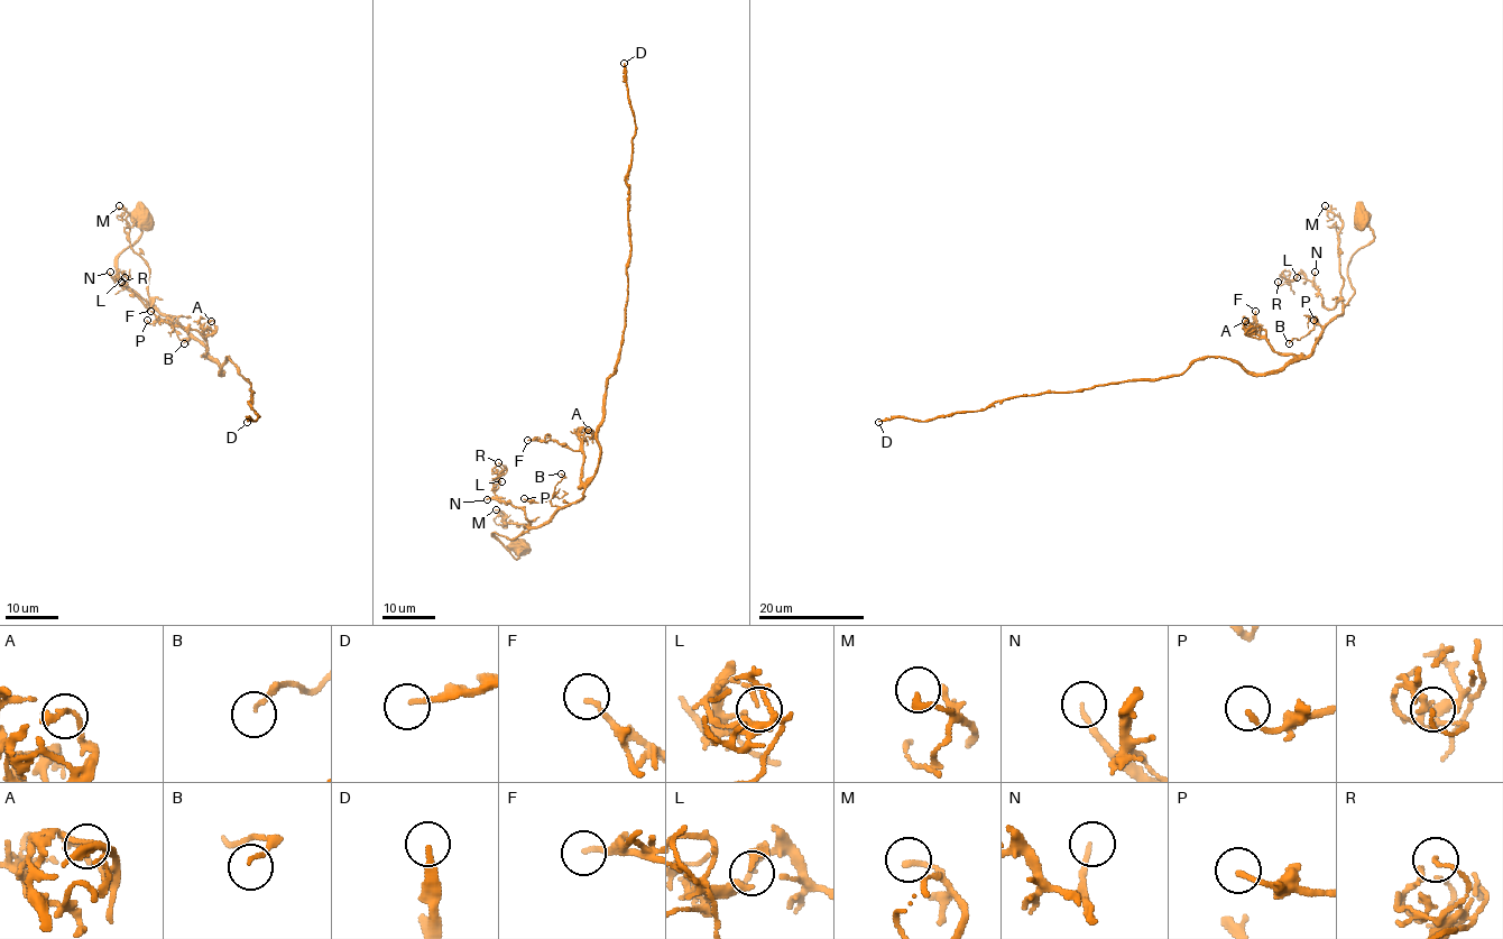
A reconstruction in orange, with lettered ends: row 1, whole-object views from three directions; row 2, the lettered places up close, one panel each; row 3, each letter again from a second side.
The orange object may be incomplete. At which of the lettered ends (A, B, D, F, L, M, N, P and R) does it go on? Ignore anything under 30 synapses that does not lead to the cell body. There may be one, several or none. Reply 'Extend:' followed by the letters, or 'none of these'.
Extend: D

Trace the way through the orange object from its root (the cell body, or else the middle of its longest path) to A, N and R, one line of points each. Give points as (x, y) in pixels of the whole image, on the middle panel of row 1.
A: (519, 546), (515, 558), (495, 532), (517, 539), (583, 496), (583, 451), (577, 433), (588, 430)
N: (519, 546), (515, 558), (495, 532), (507, 539), (524, 534), (528, 528), (525, 513), (509, 504), (487, 499)
R: (519, 546), (515, 558), (495, 535), (517, 539), (528, 528), (525, 513), (495, 493), (498, 462)

